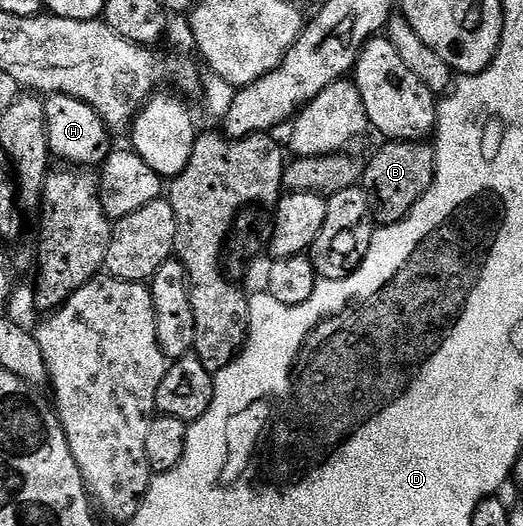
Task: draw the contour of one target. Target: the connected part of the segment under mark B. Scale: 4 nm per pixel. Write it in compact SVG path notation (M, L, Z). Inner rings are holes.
M388 141L364 167L362 187L372 208L372 219L377 226L404 221L413 207L430 191L436 177L436 150L424 141Z

